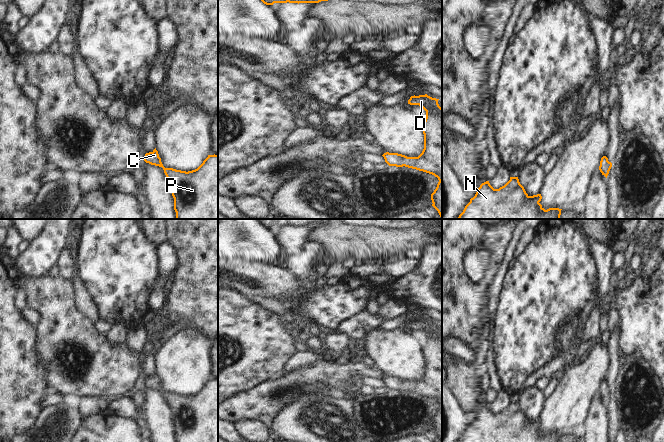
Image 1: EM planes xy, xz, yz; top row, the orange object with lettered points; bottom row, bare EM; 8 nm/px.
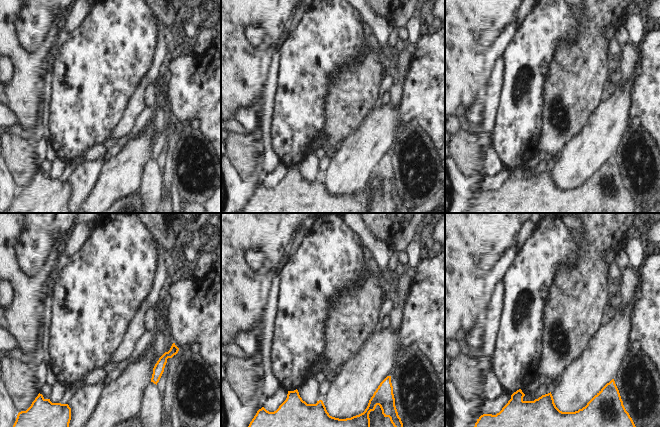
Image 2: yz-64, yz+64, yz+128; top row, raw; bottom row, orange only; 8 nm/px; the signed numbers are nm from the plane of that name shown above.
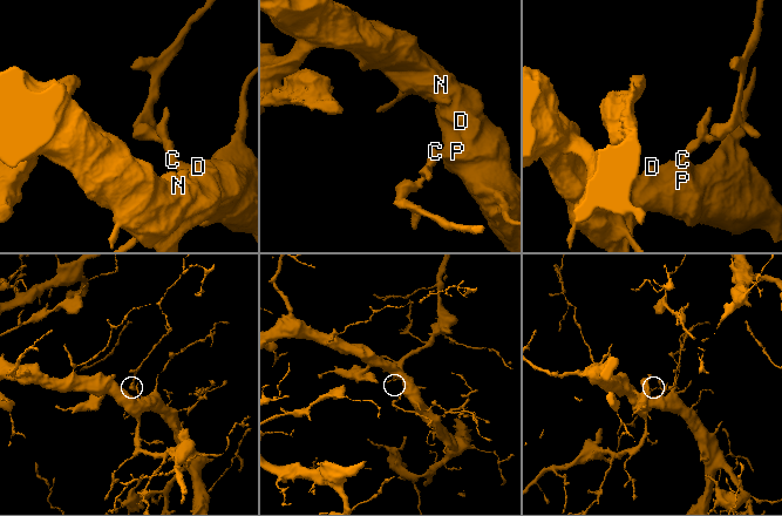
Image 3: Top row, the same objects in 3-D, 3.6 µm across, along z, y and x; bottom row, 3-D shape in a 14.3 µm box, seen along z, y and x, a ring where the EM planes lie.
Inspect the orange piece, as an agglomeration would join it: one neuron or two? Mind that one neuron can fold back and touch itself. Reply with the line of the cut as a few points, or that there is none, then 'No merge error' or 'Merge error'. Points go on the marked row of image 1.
No split. No merge error

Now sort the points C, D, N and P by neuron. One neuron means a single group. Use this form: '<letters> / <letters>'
C D N P

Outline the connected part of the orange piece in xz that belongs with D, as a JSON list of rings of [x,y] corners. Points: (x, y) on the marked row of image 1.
[[[425,95],[411,96],[410,105],[419,105],[426,111],[422,123],[424,149],[418,157],[407,157],[386,152],[382,156],[389,166],[408,167],[434,175],[439,182],[431,194],[432,206],[442,219],[442,108],[436,98]]]

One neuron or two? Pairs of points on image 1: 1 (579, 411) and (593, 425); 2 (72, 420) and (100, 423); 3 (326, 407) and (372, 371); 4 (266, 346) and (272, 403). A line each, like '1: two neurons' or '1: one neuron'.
1: two neurons
2: two neurons
3: two neurons
4: two neurons

